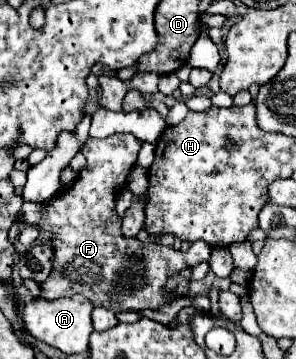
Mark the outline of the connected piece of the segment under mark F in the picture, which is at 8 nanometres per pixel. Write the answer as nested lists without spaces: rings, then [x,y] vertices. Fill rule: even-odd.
[[[117,135],[115,141],[113,137],[89,139],[83,147],[87,165],[79,171],[77,181],[67,191],[49,201],[23,203],[19,215],[23,215],[27,223],[37,223],[53,235],[53,271],[41,285],[41,299],[71,297],[79,293],[95,307],[105,307],[115,315],[159,309],[173,301],[173,293],[165,293],[167,279],[189,265],[189,255],[191,263],[199,263],[199,259],[195,259],[199,255],[193,255],[191,249],[183,253],[169,245],[143,243],[137,237],[125,237],[121,233],[121,217],[115,211],[115,197],[125,189],[141,145],[143,141],[133,135]]]

